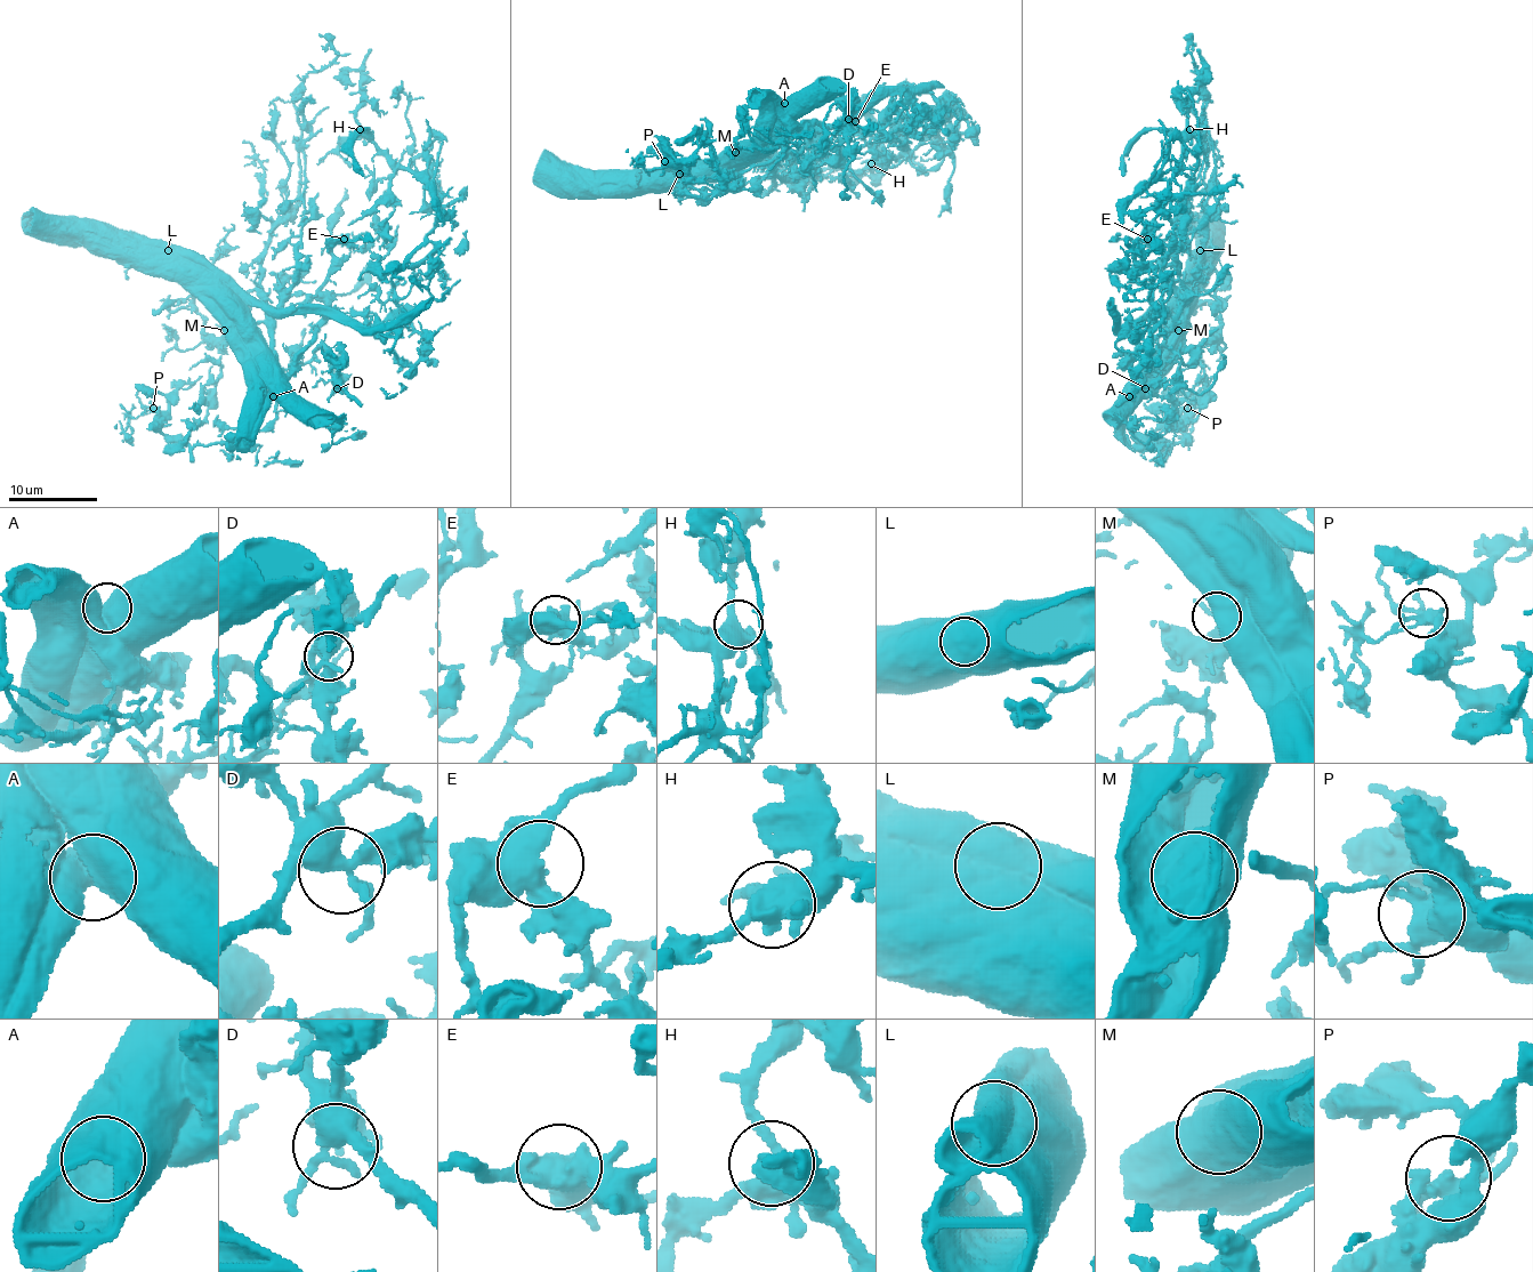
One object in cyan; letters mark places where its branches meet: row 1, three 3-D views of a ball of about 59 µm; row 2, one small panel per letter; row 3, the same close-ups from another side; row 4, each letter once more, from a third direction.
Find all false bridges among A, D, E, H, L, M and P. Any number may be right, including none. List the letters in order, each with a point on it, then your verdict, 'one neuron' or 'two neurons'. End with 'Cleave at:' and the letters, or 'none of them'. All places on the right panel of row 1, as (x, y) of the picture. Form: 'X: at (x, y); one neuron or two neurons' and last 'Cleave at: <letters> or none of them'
A: at (1129, 396); one neuron
D: at (1145, 388); one neuron
E: at (1147, 239); one neuron
H: at (1189, 129); one neuron
L: at (1200, 250); one neuron
M: at (1178, 330); one neuron
P: at (1187, 408); one neuron
Cleave at: none of them

